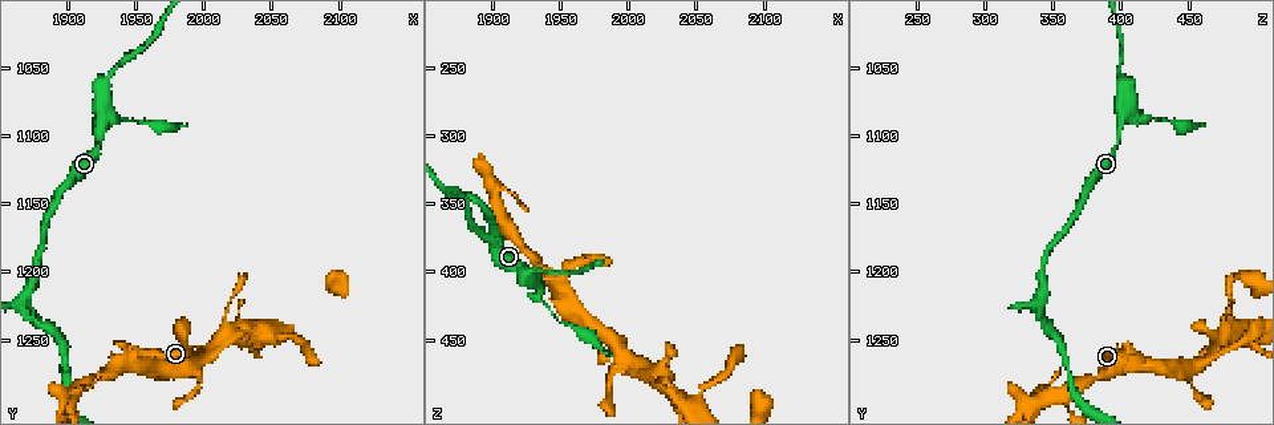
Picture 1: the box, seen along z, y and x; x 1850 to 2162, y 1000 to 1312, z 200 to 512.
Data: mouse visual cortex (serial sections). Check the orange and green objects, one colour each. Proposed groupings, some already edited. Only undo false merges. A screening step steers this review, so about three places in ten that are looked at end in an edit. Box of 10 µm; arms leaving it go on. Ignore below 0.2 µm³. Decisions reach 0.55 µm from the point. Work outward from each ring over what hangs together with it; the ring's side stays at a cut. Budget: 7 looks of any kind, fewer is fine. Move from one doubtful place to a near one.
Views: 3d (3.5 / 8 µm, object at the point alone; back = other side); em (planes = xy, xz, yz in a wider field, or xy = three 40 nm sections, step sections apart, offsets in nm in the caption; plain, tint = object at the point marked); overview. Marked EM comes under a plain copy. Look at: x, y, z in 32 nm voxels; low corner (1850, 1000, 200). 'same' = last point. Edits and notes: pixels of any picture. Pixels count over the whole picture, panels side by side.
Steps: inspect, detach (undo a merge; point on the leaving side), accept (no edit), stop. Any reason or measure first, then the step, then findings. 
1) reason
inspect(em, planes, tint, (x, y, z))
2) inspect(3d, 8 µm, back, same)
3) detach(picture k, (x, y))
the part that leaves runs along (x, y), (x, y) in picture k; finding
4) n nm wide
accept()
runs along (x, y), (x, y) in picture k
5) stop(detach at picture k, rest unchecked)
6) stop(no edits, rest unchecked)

thick turns thin
inspect(3d, 3.5 µm, (1924, 1088, 400))

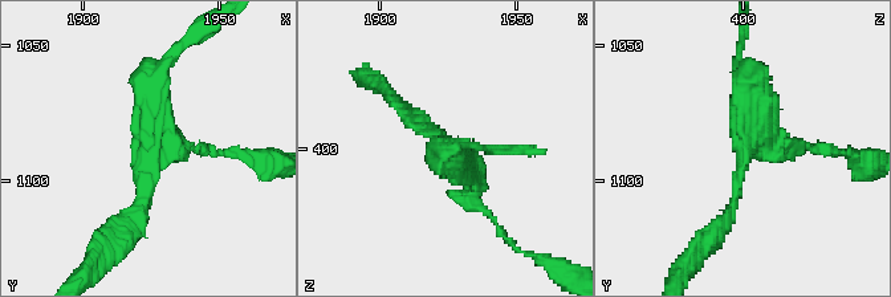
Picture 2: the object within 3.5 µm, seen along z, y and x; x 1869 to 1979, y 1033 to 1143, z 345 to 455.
need the tissue
inspect(em, xy, step 1, tint, (1924, 1089, 400))

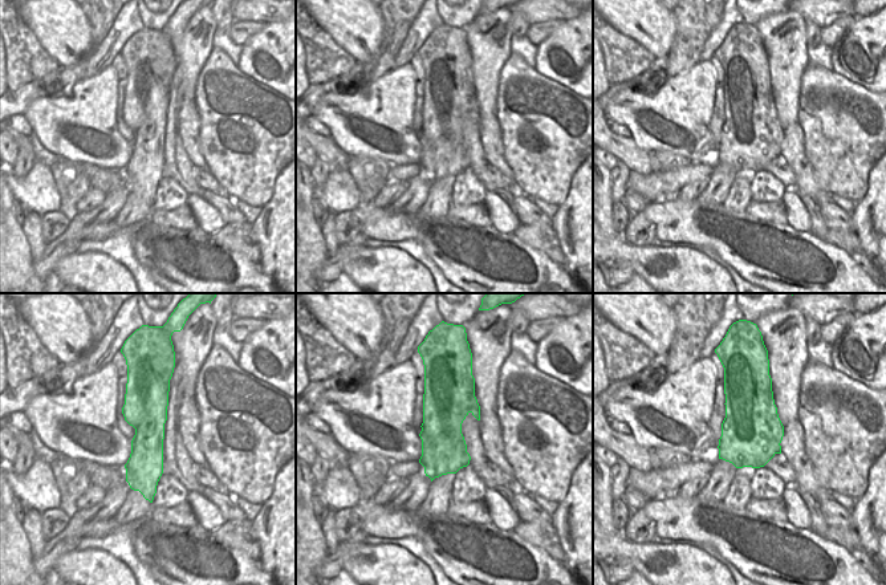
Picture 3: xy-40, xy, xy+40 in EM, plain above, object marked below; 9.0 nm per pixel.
detach(picture 2, (475, 207))
border along (154, 402), (153, 433), (162, 441) in picture 3; a second cell is stuck on

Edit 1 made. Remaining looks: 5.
inspect(3d, 3.5 µm, (1950, 1266, 410))

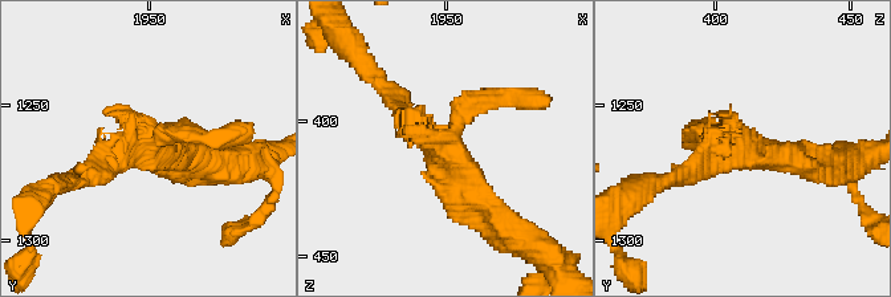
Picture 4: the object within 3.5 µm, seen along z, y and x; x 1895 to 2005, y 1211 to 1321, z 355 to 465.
inspect(em, xy, step 3, tint, (1949, 1264, 409))

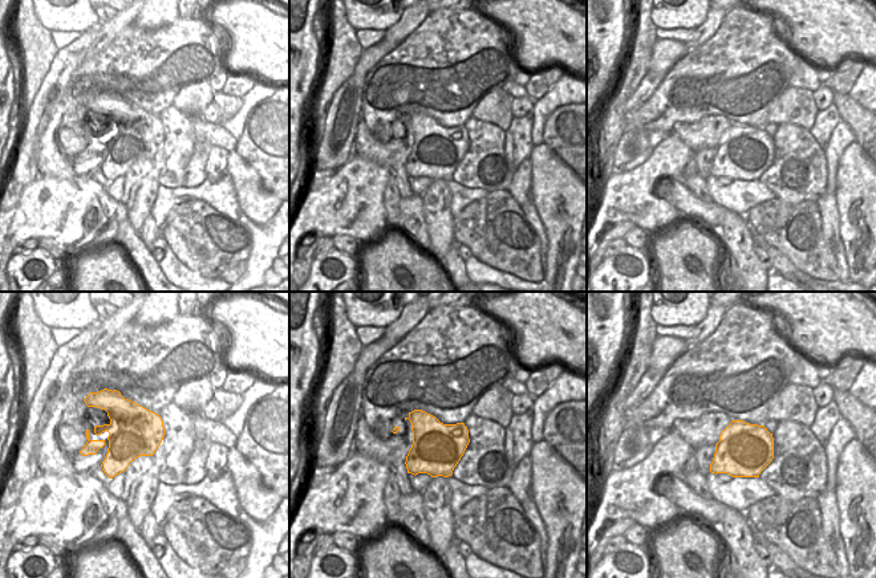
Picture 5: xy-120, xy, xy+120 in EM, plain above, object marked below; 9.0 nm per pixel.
accept()
runs along (690, 137), (808, 161) in picture 4; continuous, no second cell

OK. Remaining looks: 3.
a narrow waist
inspect(3d, 8 µm, back, (1902, 1290, 358))

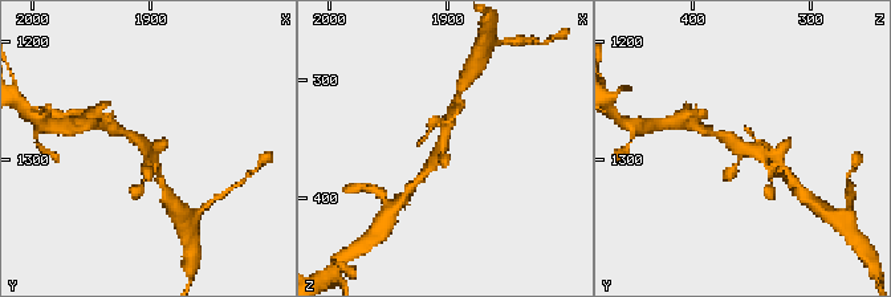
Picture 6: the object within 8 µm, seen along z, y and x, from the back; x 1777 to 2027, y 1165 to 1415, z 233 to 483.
inspect(em, xy, step 5, tint, same)

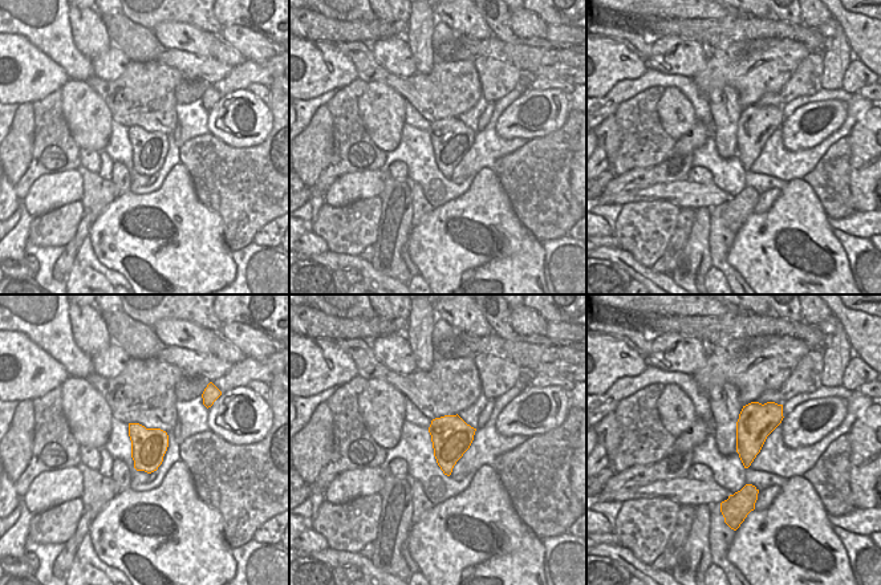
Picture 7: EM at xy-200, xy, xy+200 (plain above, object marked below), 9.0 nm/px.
380 nm wide
accept()
runs along (424, 174), (440, 151), (452, 112) in picture 6; one cell here

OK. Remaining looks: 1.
stop(detach at picture 2, rest unchecked)

